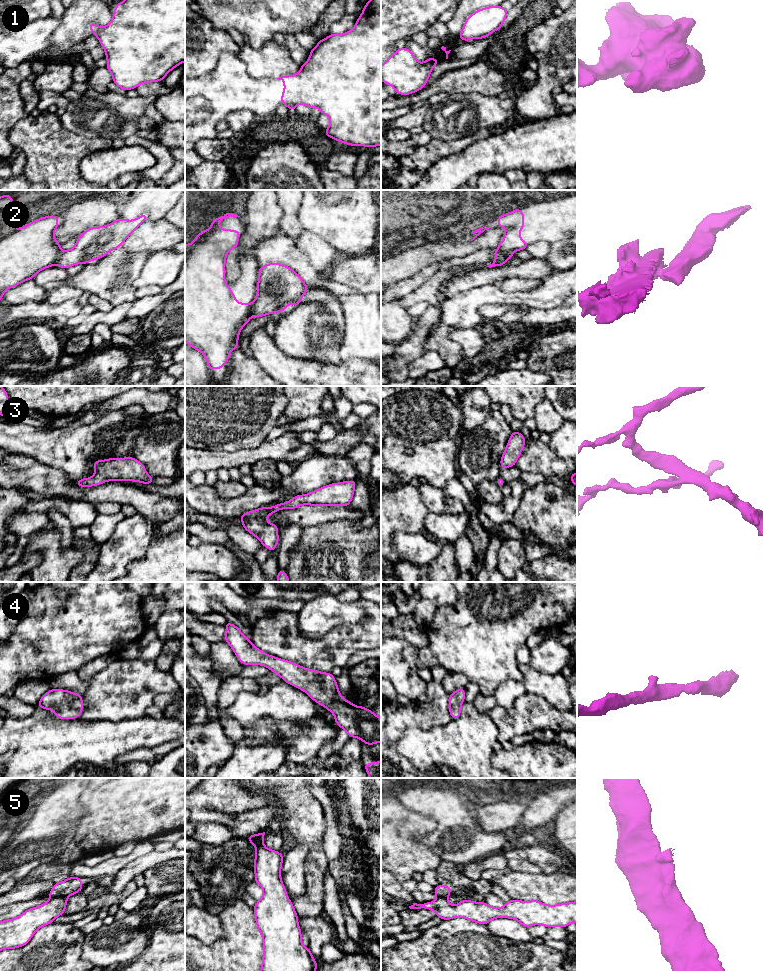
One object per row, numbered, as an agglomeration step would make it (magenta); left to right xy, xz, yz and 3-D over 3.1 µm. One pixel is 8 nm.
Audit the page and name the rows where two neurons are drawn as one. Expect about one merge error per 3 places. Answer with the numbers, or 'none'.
2, 5

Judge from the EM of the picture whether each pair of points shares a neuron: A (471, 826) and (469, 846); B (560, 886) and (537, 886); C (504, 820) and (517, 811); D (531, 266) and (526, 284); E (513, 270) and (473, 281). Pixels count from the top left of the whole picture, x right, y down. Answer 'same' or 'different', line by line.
A: same
B: same
C: same
D: different
E: same

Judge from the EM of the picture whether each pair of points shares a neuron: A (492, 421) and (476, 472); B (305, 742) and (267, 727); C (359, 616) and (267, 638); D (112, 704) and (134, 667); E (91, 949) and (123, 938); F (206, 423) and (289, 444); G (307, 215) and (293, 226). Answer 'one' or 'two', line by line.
A: one
B: one
C: two
D: one
E: one
F: two
G: two

